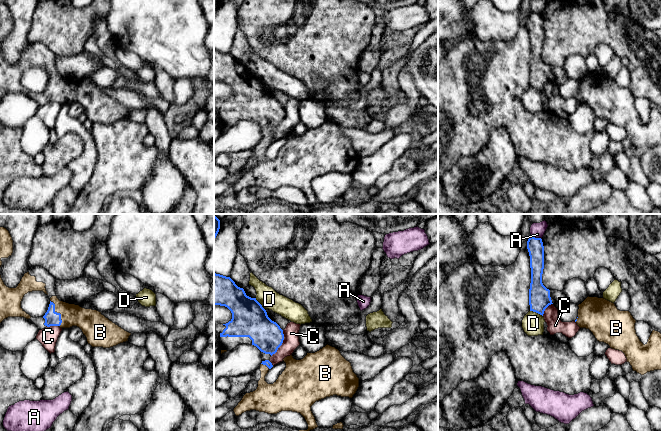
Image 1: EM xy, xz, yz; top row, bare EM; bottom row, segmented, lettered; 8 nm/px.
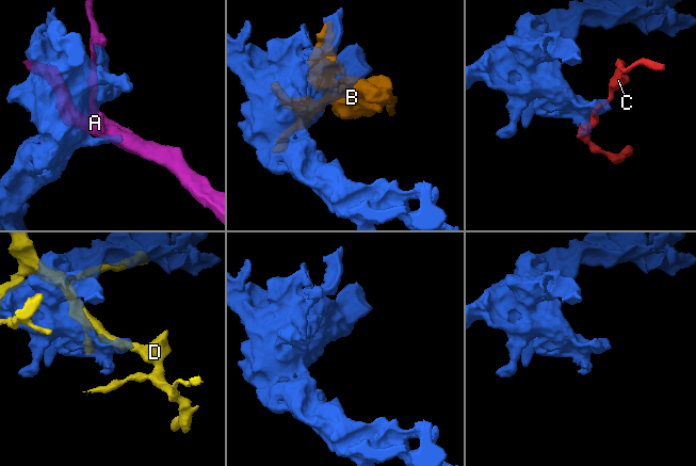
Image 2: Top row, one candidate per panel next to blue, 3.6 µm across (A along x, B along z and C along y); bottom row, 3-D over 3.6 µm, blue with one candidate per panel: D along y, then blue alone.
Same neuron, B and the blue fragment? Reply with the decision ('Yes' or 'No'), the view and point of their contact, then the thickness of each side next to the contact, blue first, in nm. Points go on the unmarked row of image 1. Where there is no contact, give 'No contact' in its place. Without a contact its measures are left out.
Yes. Touches blue at xy (59, 89). Thickness 120 nm (blue) against 190 nm

